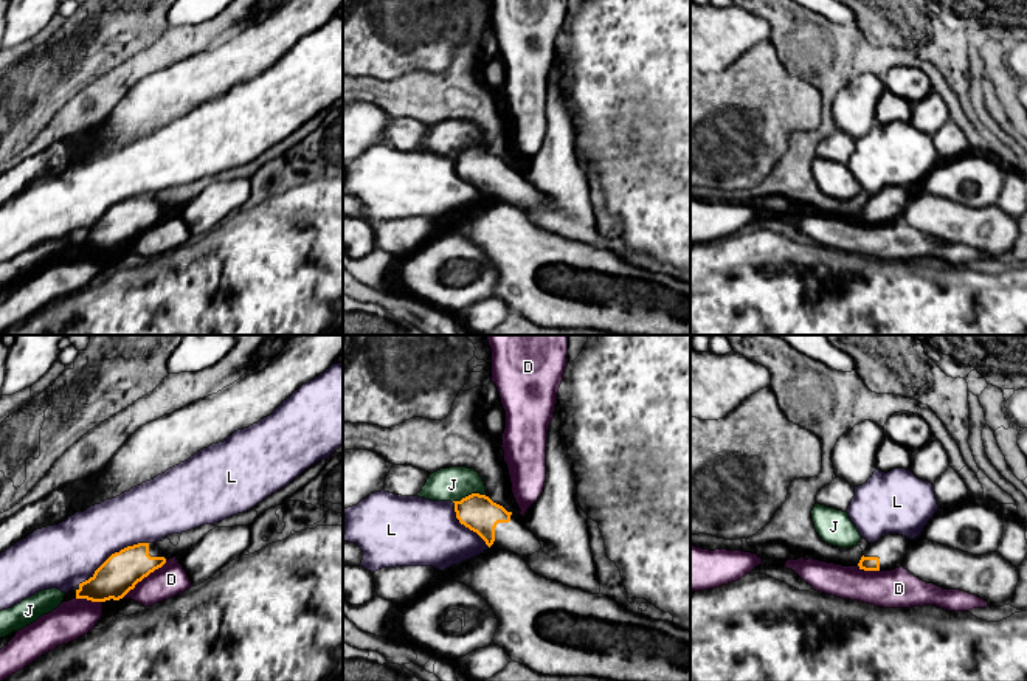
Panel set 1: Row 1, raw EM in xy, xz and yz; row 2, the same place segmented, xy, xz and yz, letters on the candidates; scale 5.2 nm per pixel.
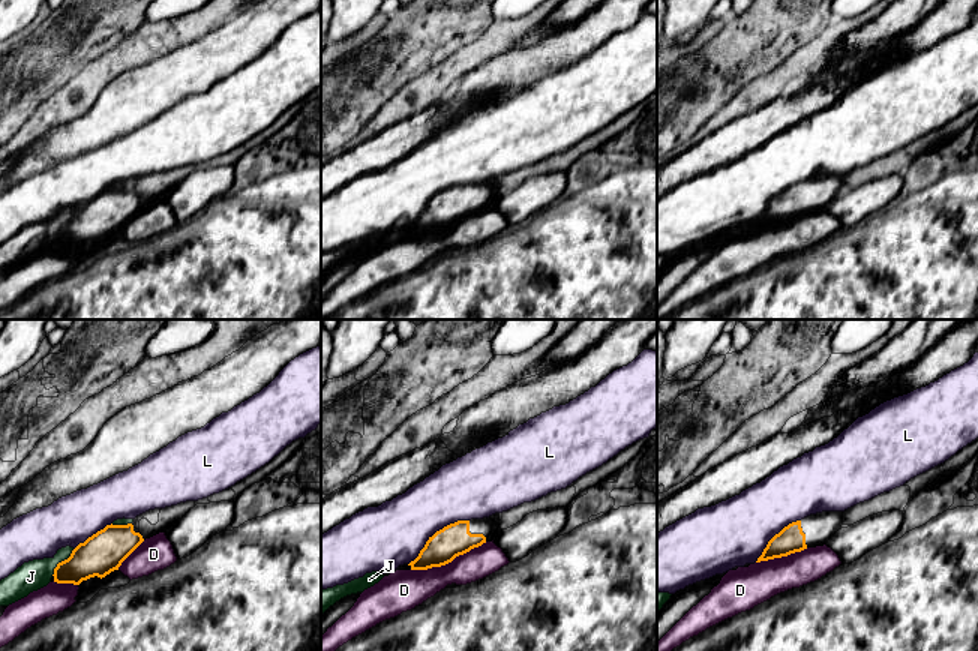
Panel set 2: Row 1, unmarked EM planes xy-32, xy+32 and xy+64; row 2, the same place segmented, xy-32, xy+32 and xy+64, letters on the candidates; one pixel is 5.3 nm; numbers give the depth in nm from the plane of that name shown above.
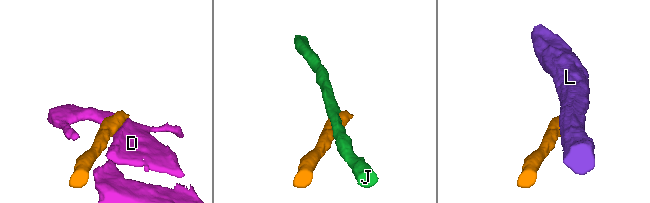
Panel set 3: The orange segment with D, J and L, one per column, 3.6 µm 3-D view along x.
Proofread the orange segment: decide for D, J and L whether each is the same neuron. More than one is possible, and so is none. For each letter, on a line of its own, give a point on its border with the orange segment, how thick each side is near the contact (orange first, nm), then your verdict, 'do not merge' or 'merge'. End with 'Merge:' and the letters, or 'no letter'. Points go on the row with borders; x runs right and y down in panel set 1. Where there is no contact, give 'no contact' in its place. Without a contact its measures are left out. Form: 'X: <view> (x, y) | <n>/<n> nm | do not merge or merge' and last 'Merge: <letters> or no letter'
D: xy (143, 577) | 200/170 nm | do not merge
J: xz (469, 495) | 190/180 nm | do not merge
L: xy (112, 554) | 200/320 nm | do not merge
Merge: no letter

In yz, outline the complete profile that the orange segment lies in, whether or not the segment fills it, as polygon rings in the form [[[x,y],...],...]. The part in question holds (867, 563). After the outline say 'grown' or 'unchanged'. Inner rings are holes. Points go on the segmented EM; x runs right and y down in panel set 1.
[[[887,534],[875,543],[869,543],[858,566],[864,571],[892,571],[903,566],[909,546],[909,538],[898,534]]]; grown

